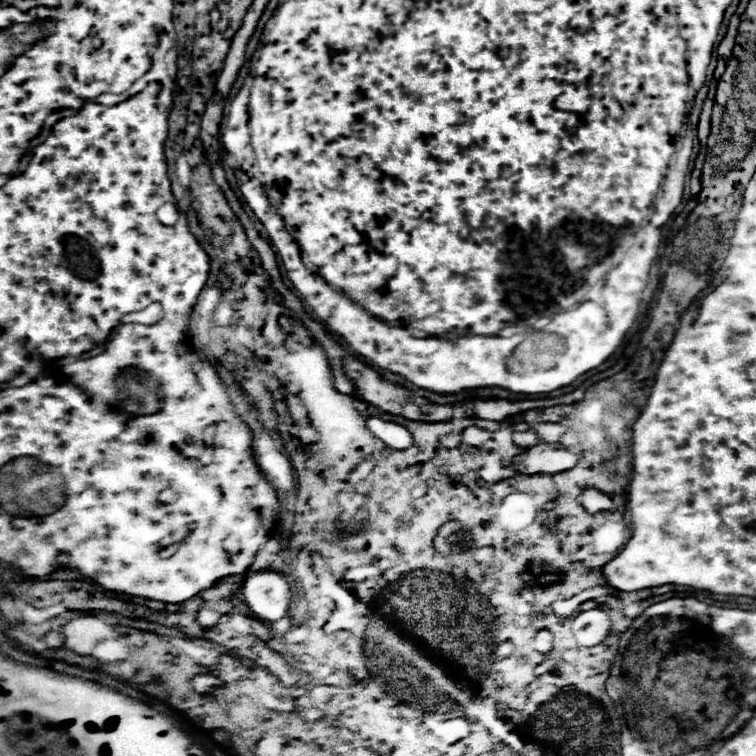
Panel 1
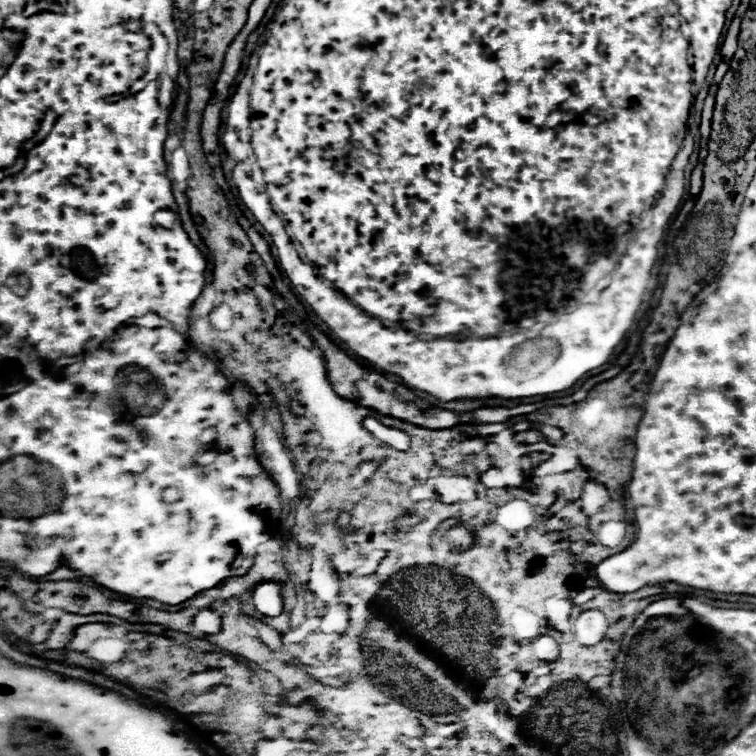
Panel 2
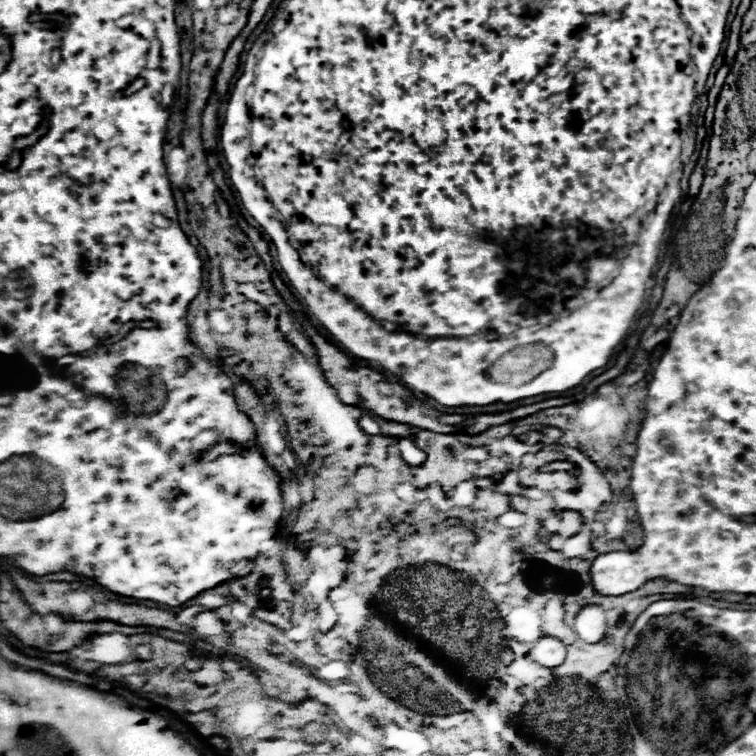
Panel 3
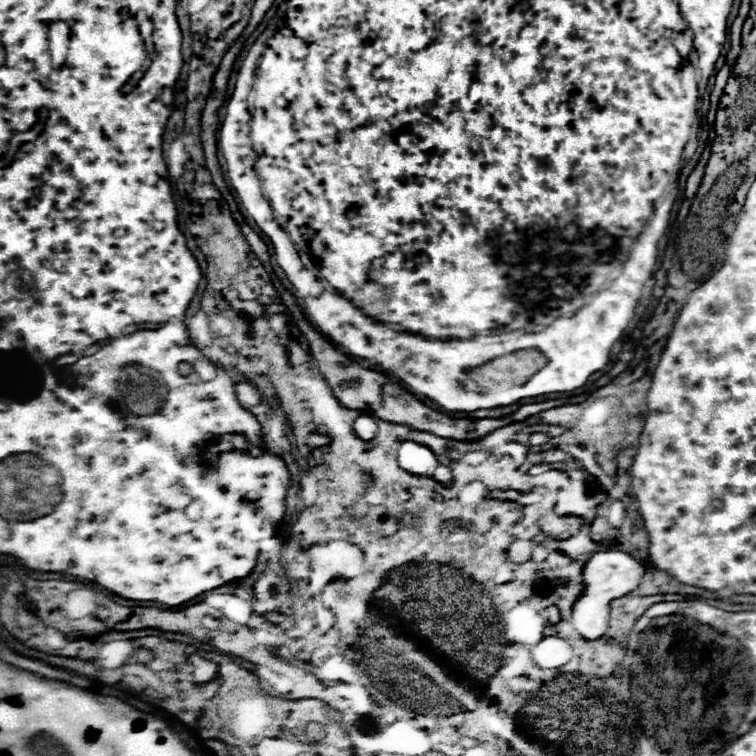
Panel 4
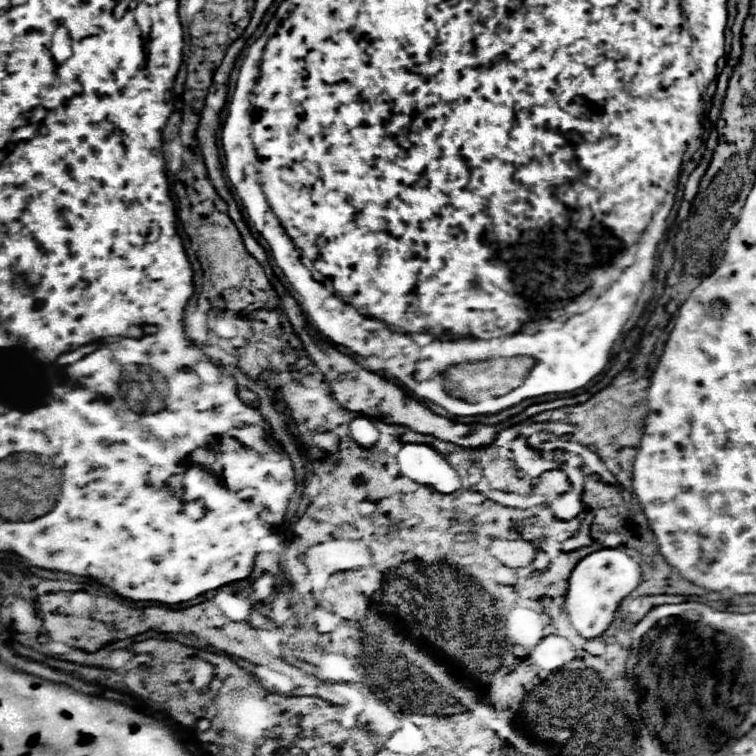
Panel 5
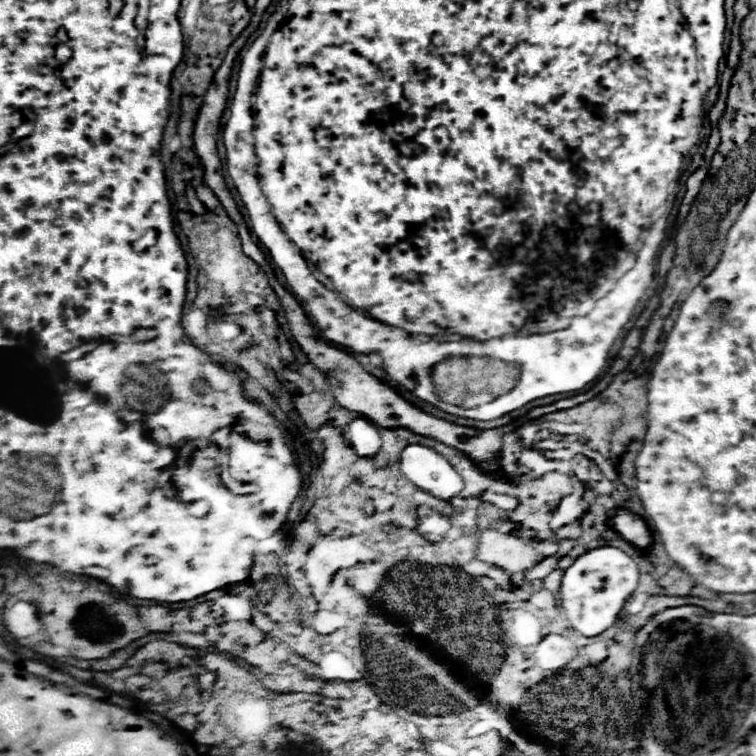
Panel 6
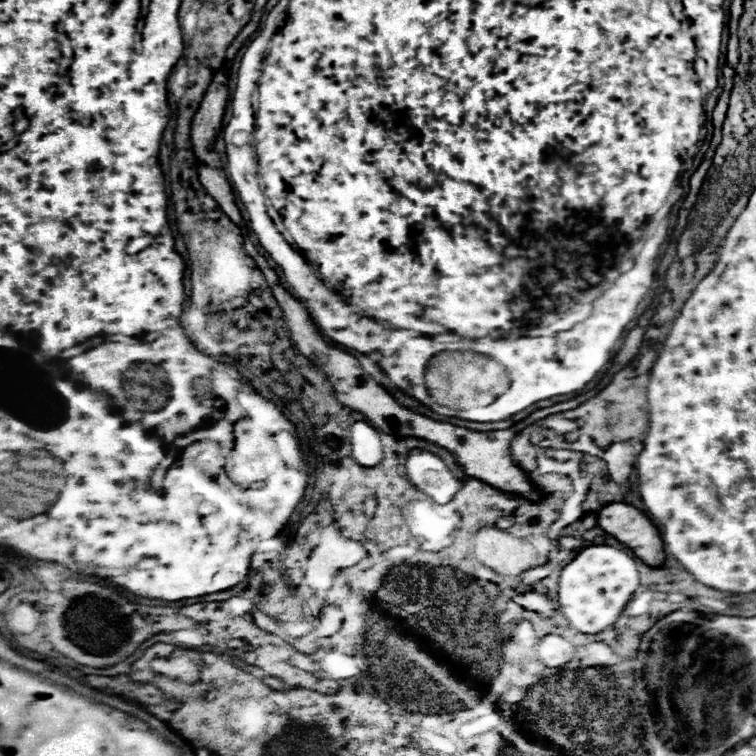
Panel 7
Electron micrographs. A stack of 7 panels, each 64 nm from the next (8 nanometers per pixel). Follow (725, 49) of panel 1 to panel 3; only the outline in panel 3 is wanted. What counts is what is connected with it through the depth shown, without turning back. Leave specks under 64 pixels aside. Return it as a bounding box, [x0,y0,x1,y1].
[726,22,740,64]

